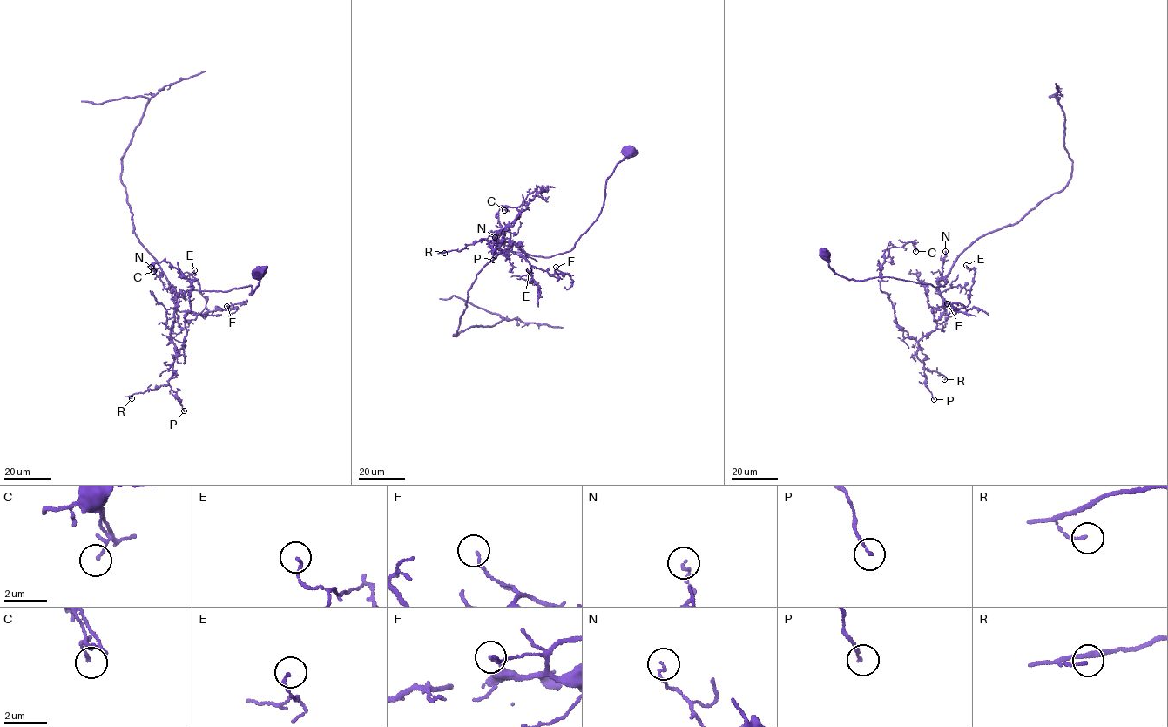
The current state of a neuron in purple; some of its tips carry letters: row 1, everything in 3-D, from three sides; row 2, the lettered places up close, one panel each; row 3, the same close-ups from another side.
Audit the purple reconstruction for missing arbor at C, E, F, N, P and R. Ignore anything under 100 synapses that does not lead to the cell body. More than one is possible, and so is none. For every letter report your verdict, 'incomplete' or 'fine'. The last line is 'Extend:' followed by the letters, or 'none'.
C: fine
E: fine
F: fine
N: fine
P: fine
R: fine
Extend: none

